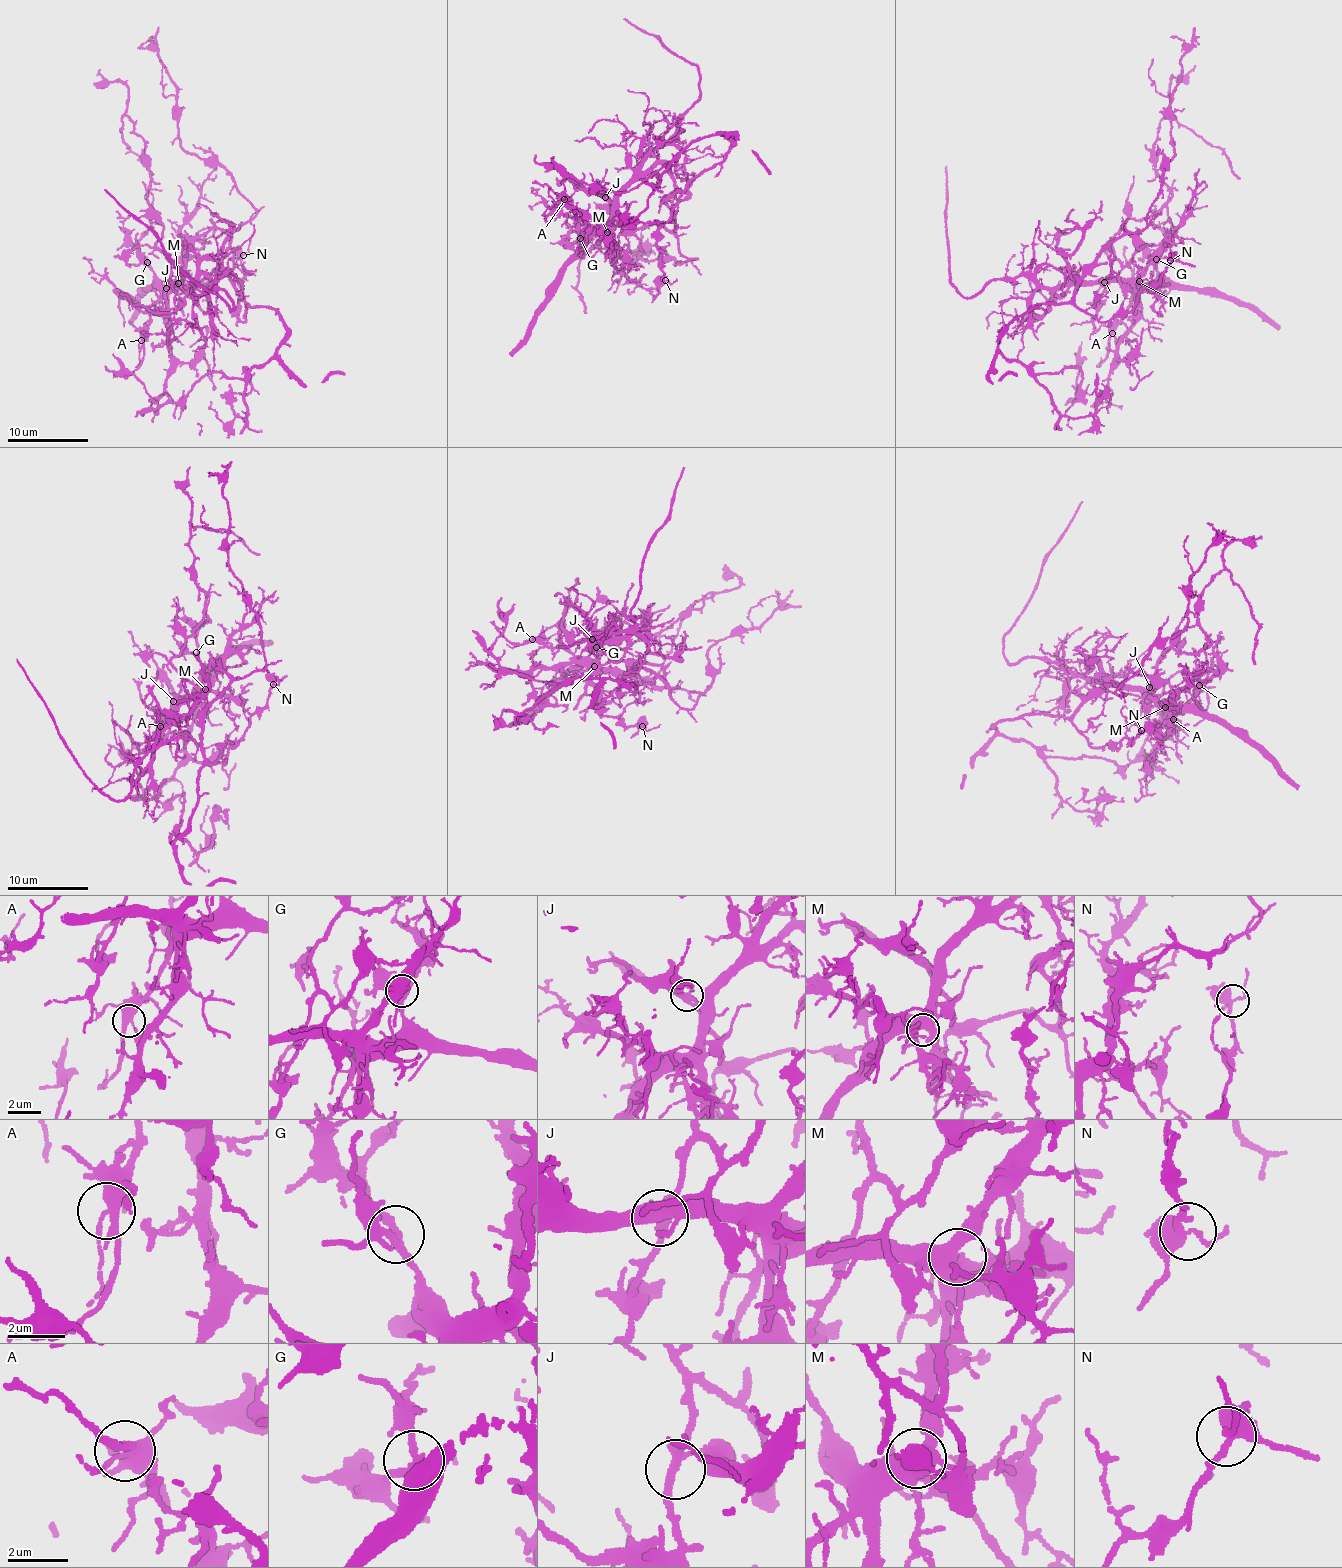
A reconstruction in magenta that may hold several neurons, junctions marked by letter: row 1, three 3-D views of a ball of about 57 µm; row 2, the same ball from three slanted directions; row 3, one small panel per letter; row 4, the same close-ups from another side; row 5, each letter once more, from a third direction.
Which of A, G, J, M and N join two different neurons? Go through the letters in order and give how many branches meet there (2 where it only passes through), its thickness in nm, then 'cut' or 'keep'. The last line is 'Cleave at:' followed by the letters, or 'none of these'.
A: branches 4; calibre 360 nm; keep
G: branches 3; calibre 200 nm; keep
J: branches 3; calibre 220 nm; cut
M: branches 5; calibre 500 nm; keep
N: branches 3; calibre 300 nm; keep
Cleave at: J

